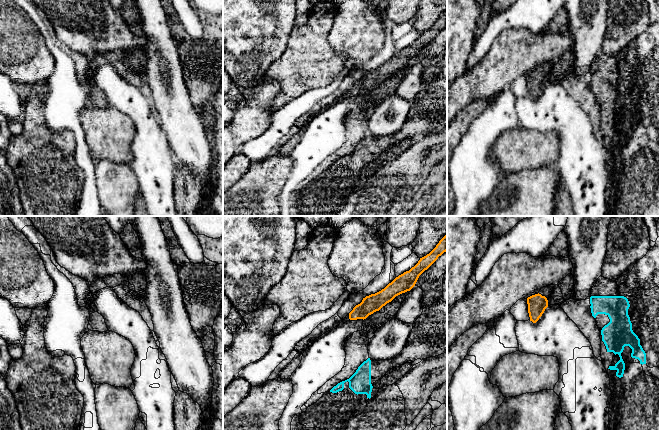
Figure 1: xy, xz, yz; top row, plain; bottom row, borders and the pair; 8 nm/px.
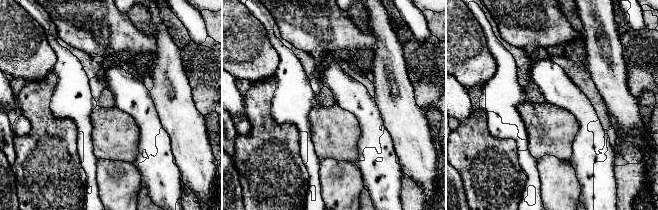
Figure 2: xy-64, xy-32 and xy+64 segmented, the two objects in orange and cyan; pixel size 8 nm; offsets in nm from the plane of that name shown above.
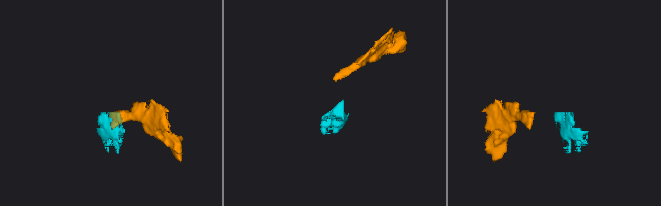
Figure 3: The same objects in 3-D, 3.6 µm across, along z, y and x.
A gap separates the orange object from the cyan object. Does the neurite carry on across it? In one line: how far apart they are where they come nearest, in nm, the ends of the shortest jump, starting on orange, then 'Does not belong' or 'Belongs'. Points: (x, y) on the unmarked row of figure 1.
Distance 320 nm. Across: xz (363, 95), (368, 134). Does not belong

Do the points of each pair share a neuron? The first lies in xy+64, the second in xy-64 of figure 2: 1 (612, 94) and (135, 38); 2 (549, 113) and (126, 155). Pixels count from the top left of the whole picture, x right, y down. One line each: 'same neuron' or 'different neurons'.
1: different neurons
2: same neuron

